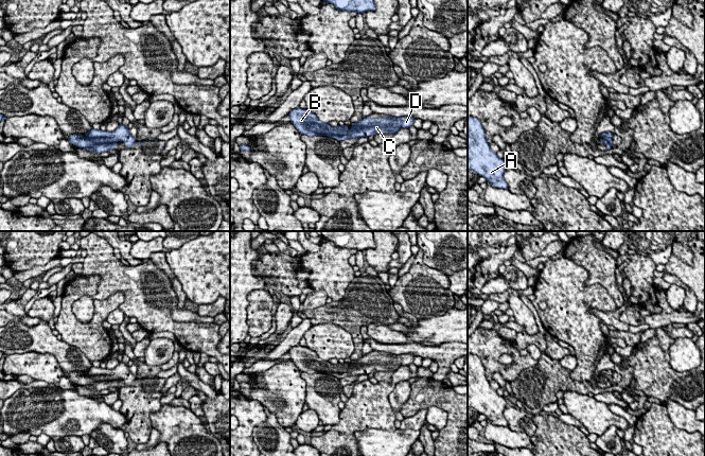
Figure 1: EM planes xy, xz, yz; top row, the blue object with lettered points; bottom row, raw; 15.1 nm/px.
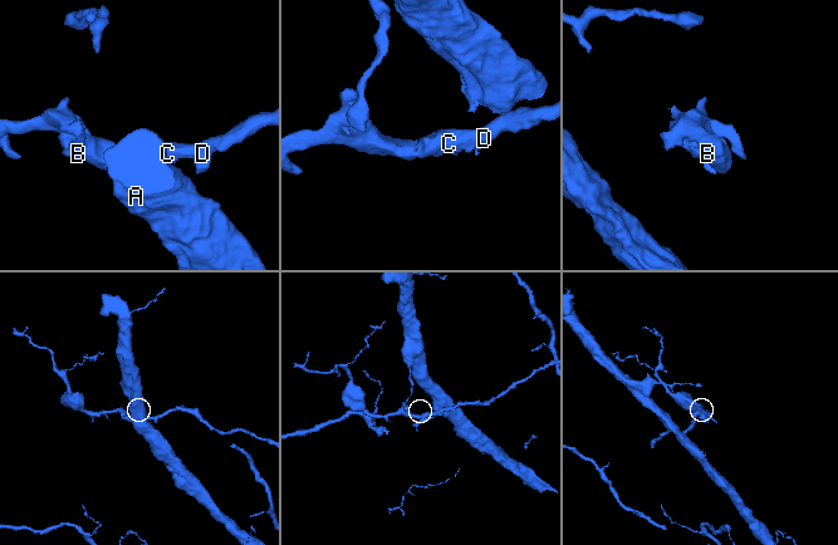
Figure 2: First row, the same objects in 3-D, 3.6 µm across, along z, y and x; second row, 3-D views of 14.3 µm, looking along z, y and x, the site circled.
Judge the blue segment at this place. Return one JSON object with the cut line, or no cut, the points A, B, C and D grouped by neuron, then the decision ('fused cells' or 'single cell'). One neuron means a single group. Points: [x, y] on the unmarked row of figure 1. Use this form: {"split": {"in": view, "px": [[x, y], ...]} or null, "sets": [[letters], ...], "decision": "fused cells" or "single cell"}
{"split": null, "sets": [["A", "B", "C", "D"]], "decision": "single cell"}

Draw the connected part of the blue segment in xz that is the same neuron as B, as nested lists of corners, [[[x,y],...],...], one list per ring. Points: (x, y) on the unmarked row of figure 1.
[[[300,345],[293,347],[288,354],[300,372],[310,374],[328,373],[338,379],[360,374],[368,375],[371,372],[381,370],[396,371],[400,367],[413,363],[415,359],[412,354],[370,355],[368,353],[356,361],[352,361],[352,367],[350,368],[348,363],[334,365],[329,361],[323,361],[315,351]]]

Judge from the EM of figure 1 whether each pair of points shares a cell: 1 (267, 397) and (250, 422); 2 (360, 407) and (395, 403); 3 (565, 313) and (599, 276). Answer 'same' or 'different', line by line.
1: different
2: different
3: different

